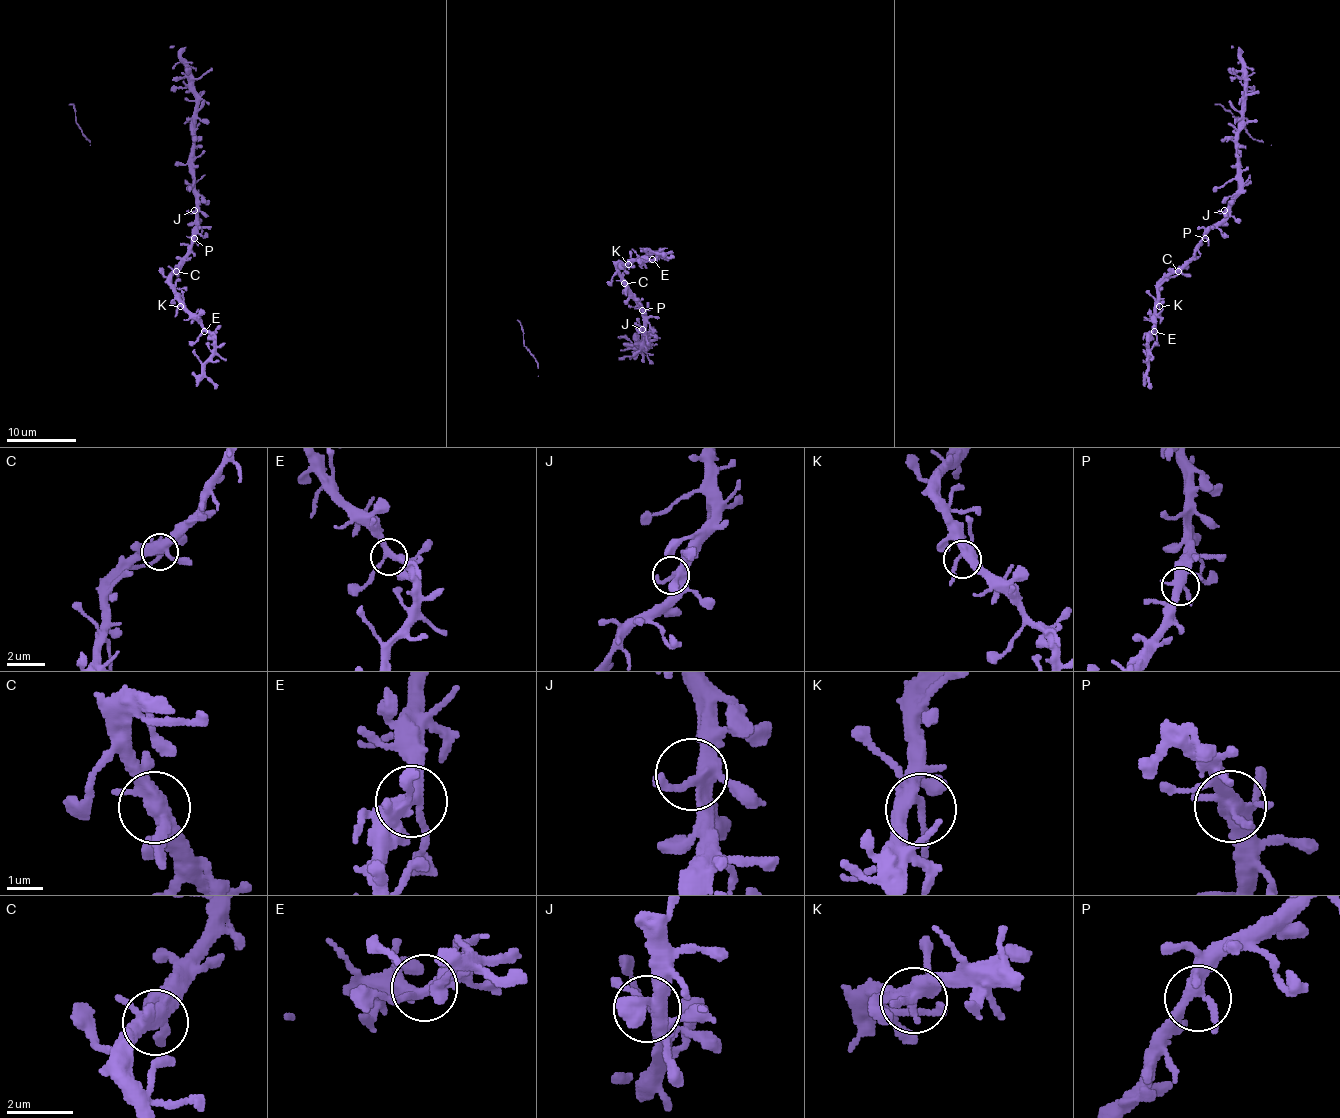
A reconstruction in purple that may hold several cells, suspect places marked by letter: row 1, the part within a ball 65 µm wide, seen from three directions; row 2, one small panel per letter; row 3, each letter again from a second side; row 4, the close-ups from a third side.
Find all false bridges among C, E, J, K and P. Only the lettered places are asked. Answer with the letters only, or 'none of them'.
none of them

